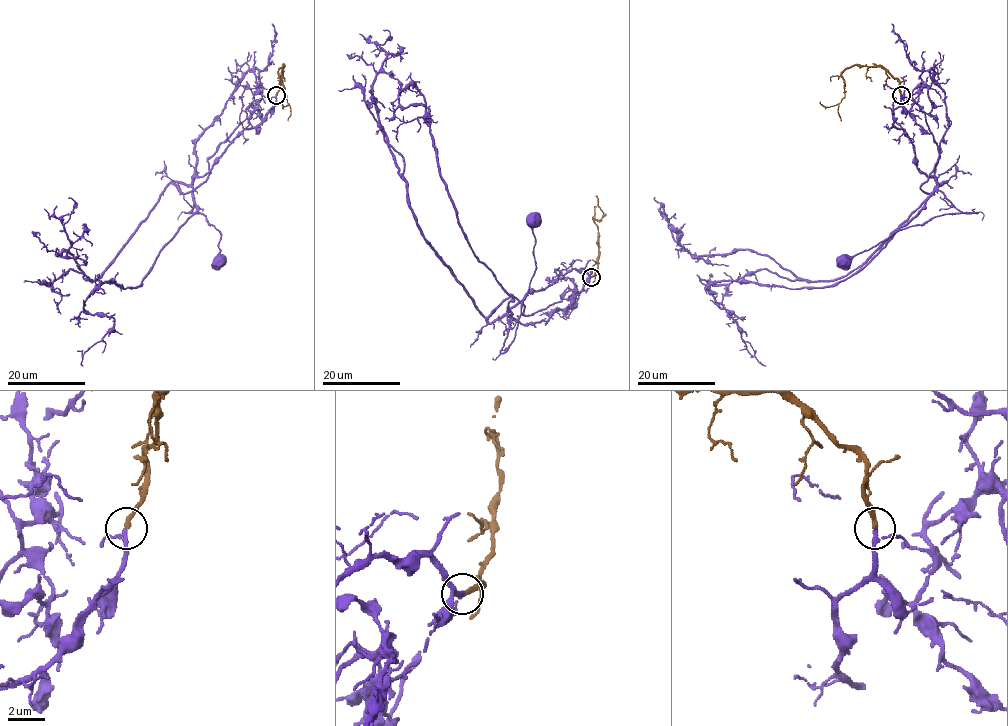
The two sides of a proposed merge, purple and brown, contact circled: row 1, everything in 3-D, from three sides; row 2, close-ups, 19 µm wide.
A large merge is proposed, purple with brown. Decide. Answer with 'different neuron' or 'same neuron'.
same neuron

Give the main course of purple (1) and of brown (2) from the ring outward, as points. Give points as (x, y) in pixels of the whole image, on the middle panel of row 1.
1: (590, 276), (574, 269), (543, 290), (531, 290), (508, 312), (503, 350), (514, 337), (535, 270), (534, 218)
2: (591, 276), (595, 275), (598, 254), (598, 229), (593, 218), (602, 220), (603, 215), (595, 196)

